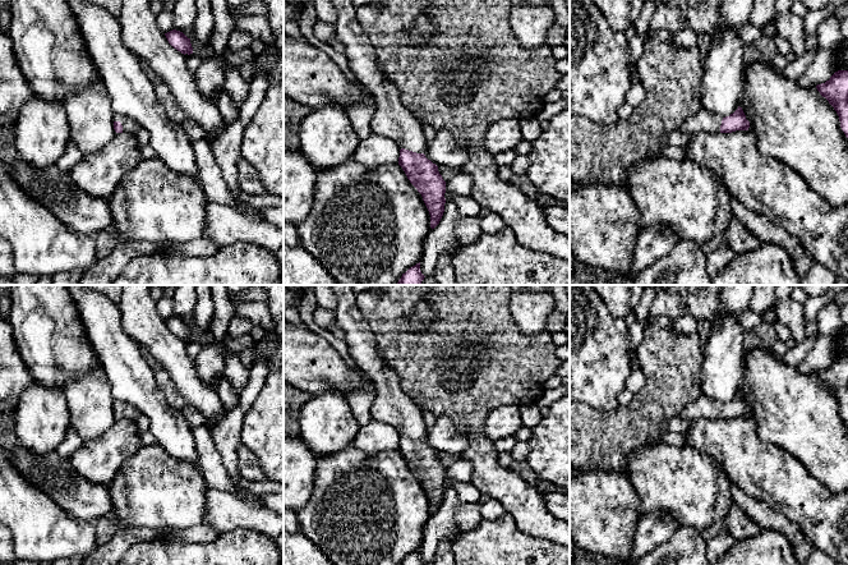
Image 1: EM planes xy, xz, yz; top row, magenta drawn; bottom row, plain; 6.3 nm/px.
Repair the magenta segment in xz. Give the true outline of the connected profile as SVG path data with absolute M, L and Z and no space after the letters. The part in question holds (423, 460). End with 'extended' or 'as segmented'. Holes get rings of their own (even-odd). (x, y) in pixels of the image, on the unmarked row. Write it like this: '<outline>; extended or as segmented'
M329 285L336 295L336 321L345 334L350 355L375 389L372 417L393 426L400 433L398 451L421 481L434 515L444 499L446 468L438 453L424 441L427 424L421 410L402 391L400 380L378 355L375 336L363 318L351 285Z; extended

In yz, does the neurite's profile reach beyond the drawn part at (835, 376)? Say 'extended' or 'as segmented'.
as segmented

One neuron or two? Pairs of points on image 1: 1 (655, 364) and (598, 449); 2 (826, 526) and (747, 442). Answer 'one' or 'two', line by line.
1: one
2: one

